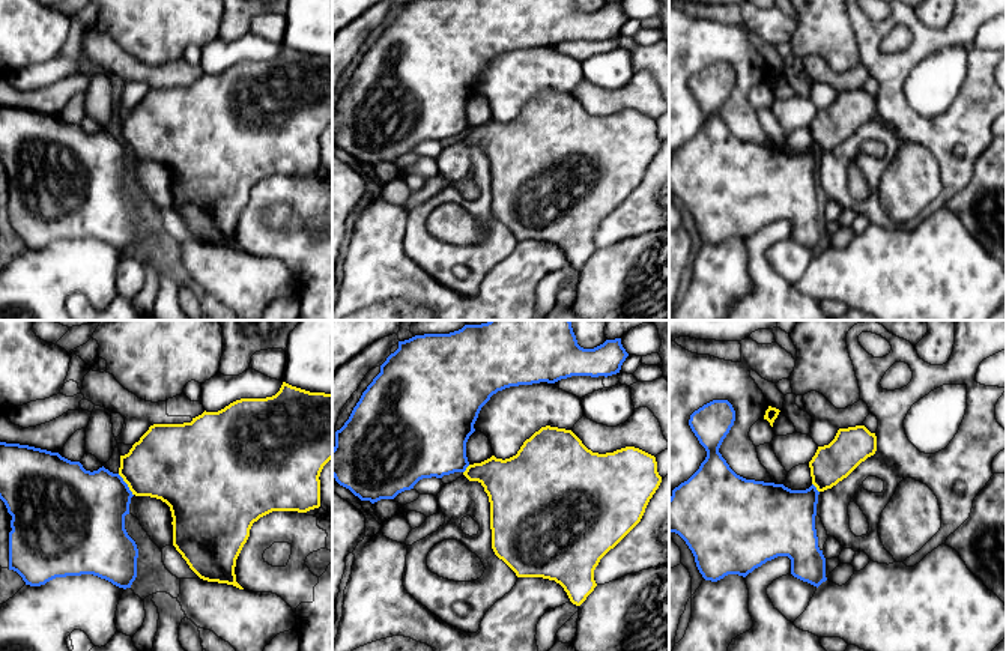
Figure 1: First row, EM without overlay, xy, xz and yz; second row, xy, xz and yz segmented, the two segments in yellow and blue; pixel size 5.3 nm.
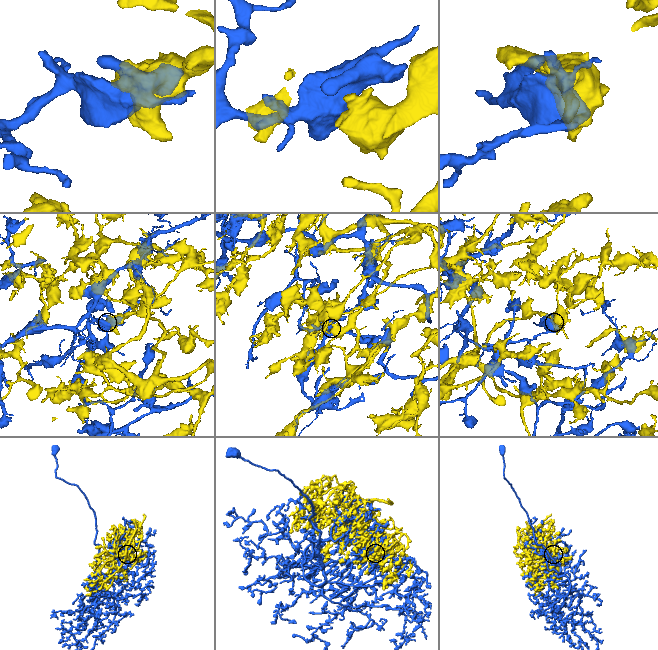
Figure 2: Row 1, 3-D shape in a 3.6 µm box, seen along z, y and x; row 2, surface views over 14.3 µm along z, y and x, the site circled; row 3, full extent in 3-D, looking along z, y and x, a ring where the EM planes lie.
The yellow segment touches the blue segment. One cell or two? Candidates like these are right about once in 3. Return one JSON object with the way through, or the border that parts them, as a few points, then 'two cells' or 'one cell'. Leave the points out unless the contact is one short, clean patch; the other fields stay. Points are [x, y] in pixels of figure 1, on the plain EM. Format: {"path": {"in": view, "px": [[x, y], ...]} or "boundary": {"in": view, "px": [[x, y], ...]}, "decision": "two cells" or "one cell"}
{"decision": "two cells"}

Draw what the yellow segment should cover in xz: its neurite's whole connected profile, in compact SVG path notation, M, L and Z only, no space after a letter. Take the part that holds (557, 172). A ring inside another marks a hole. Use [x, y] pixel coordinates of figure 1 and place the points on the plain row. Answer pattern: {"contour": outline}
{"contour": "M541 90L523 105L510 122L490 122L466 131L463 138L478 144L490 165L492 212L517 241L555 244L570 265L580 269L597 250L594 233L600 223L614 212L642 182L645 171L659 152L662 140L656 120L635 110L598 117L588 113L571 95Z"}

